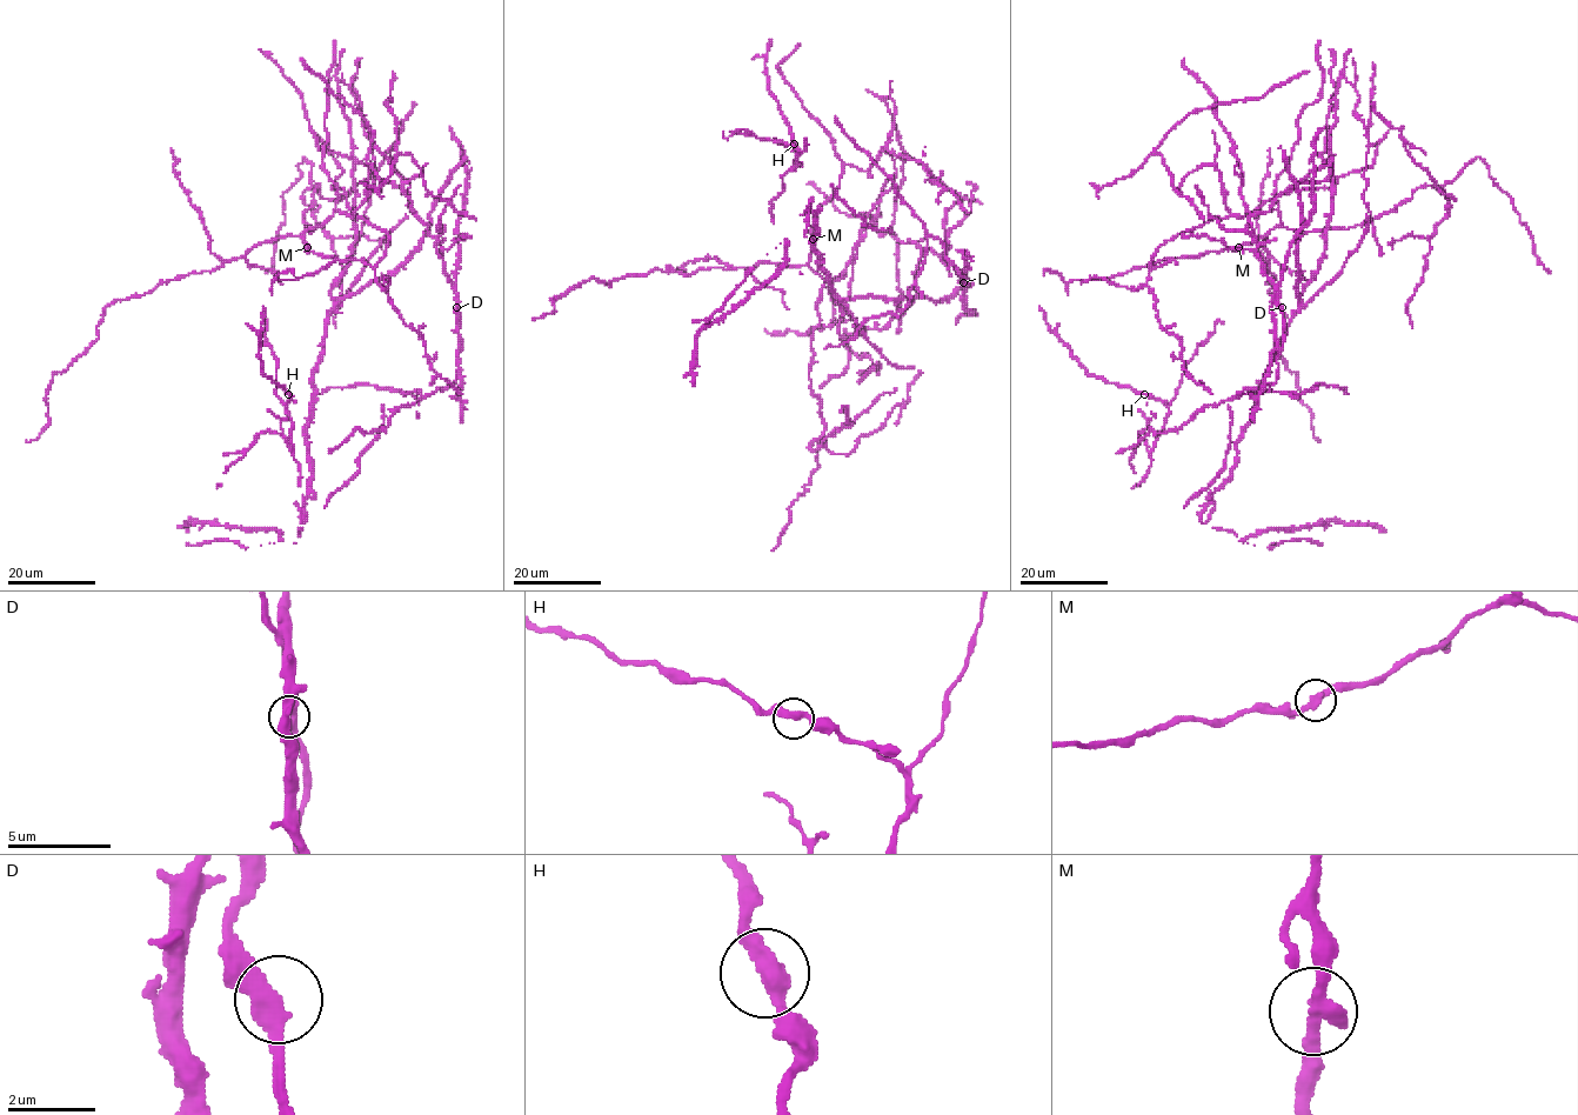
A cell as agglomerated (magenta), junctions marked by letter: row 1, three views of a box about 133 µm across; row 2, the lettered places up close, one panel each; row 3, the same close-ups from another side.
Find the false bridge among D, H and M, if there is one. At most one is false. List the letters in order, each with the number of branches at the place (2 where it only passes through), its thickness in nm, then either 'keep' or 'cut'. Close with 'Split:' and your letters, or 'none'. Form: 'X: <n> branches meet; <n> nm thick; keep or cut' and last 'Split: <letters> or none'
D: 2 branches meet; 400 nm thick; keep
H: 2 branches meet; 380 nm thick; keep
M: 2 branches meet; 380 nm thick; keep
Split: none

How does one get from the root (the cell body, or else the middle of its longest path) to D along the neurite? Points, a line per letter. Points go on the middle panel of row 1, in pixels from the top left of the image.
D: (900, 240), (915, 241), (922, 249), (944, 255), (963, 282)

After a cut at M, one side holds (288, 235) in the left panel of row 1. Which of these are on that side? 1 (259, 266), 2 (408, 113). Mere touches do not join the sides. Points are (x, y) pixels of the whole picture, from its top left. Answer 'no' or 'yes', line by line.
1: yes
2: yes

